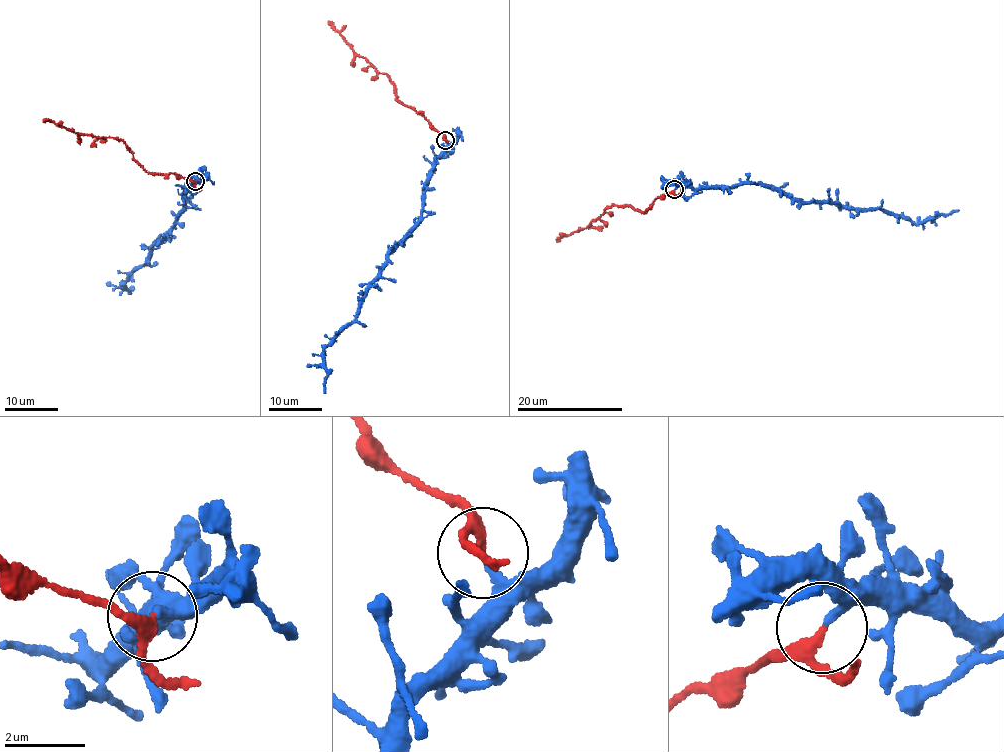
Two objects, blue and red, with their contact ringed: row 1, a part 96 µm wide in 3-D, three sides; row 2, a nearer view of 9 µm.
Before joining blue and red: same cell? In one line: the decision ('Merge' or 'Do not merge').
Do not merge

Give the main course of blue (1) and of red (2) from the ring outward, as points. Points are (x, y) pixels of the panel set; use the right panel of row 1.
1: (676, 189), (683, 186), (696, 188), (760, 183), (806, 201), (870, 208), (908, 217), (914, 223), (959, 210)
2: (674, 189), (655, 199), (644, 212), (627, 206), (607, 207), (586, 228), (561, 236), (556, 242)

